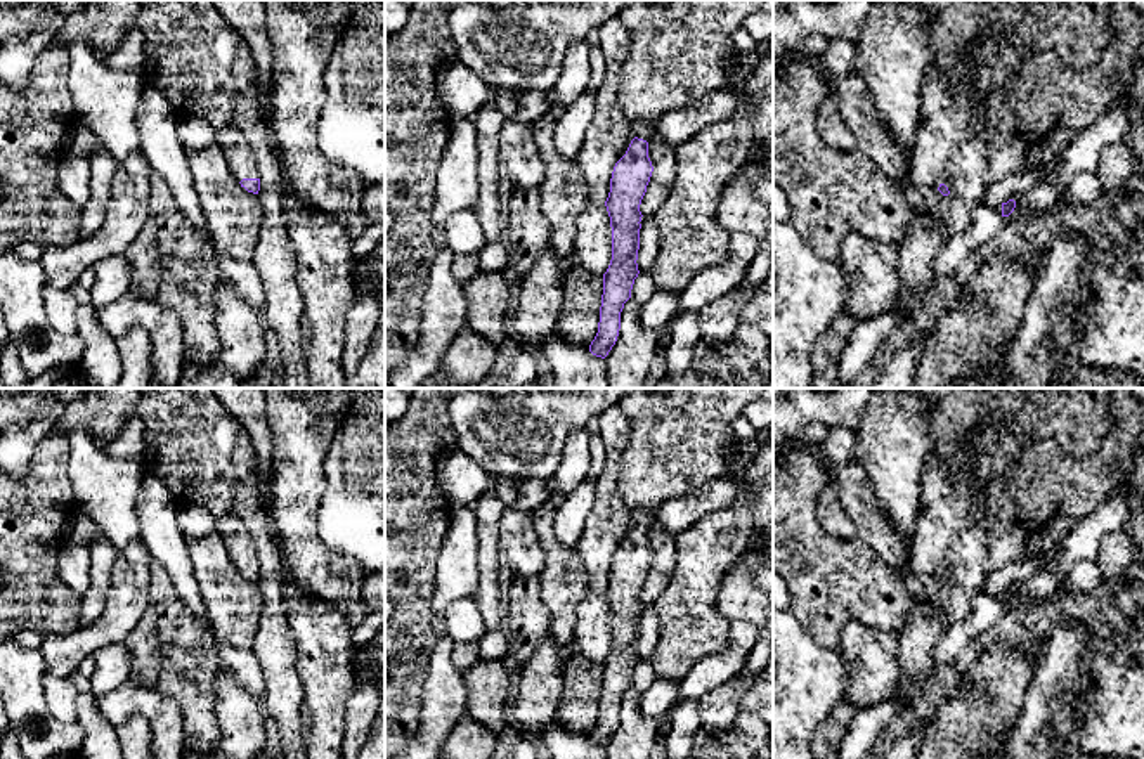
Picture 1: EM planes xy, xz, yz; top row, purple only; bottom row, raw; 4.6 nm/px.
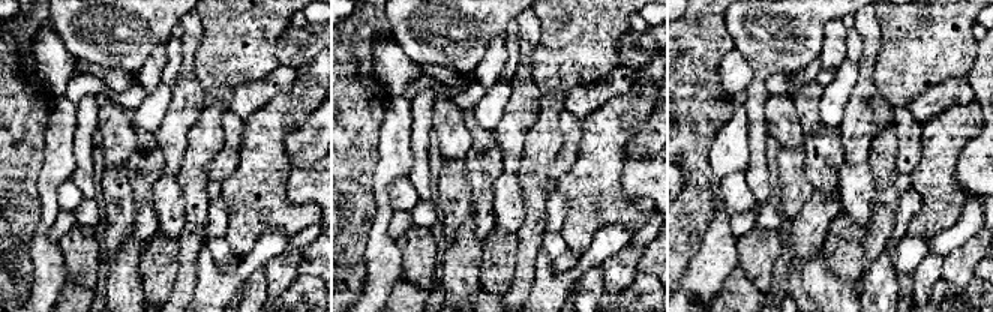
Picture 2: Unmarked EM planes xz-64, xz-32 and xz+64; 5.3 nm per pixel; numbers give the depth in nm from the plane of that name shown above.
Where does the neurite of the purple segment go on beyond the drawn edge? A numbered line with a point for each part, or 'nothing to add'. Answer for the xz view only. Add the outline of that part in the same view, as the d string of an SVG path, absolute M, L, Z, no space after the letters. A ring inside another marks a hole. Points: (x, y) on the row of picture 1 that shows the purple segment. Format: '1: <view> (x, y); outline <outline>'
1: xz (640, 129); outline M636 121L636 123L633 123L633 133L634 133L634 137L648 142L652 139L652 135L655 133L655 130L652 125L648 125L645 121Z

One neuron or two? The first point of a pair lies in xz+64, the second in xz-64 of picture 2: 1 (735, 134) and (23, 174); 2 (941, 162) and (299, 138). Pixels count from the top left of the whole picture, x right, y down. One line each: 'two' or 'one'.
1: two
2: two

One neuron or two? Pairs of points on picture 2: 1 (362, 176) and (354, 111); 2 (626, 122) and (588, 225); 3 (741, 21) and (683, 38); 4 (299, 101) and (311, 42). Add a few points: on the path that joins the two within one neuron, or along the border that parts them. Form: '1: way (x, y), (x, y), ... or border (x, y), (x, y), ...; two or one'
1: way (354, 159), (354, 128); one
2: way (602, 147), (593, 185), (593, 200); one
3: border (723, 15), (723, 24), (734, 47); two
4: border (315, 56), (297, 68); two

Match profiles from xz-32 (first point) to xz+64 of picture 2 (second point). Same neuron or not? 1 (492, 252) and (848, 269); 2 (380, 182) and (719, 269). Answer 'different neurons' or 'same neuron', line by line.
1: same neuron
2: same neuron

